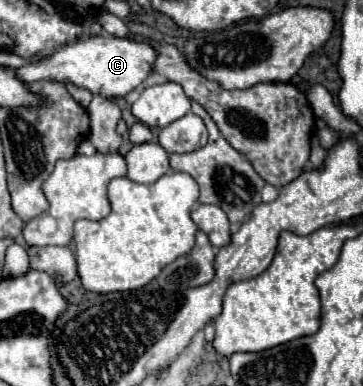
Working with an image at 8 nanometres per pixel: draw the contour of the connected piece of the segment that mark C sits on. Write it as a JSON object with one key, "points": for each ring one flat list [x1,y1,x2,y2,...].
{"points":[[98,35,64,45,62,49,54,51,48,57,42,57,40,61,18,67,16,77,24,83,44,79,44,81,58,81,64,85,70,83,104,97,124,97,146,81,152,63,154,63,154,49,150,49,150,45,110,35]]}

